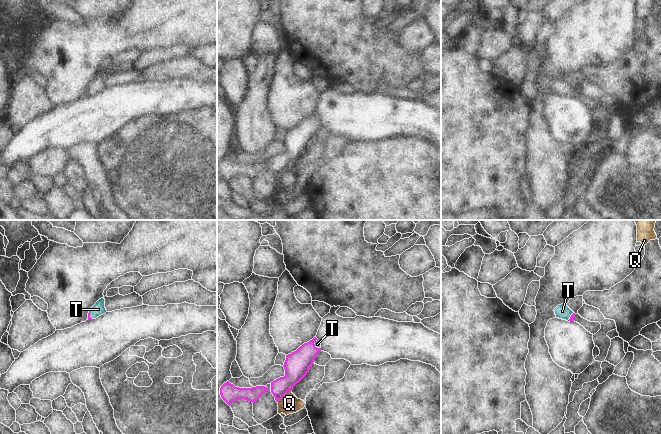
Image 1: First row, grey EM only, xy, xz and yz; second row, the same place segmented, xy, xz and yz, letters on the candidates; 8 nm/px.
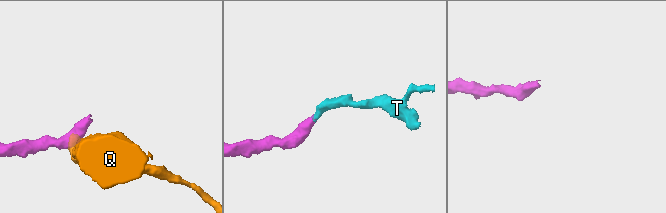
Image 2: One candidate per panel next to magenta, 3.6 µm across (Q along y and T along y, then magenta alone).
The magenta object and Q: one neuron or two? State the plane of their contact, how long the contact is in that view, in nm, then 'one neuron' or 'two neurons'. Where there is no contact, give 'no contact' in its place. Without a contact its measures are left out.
meets magenta in xz; contact 160 nm long; two neurons

